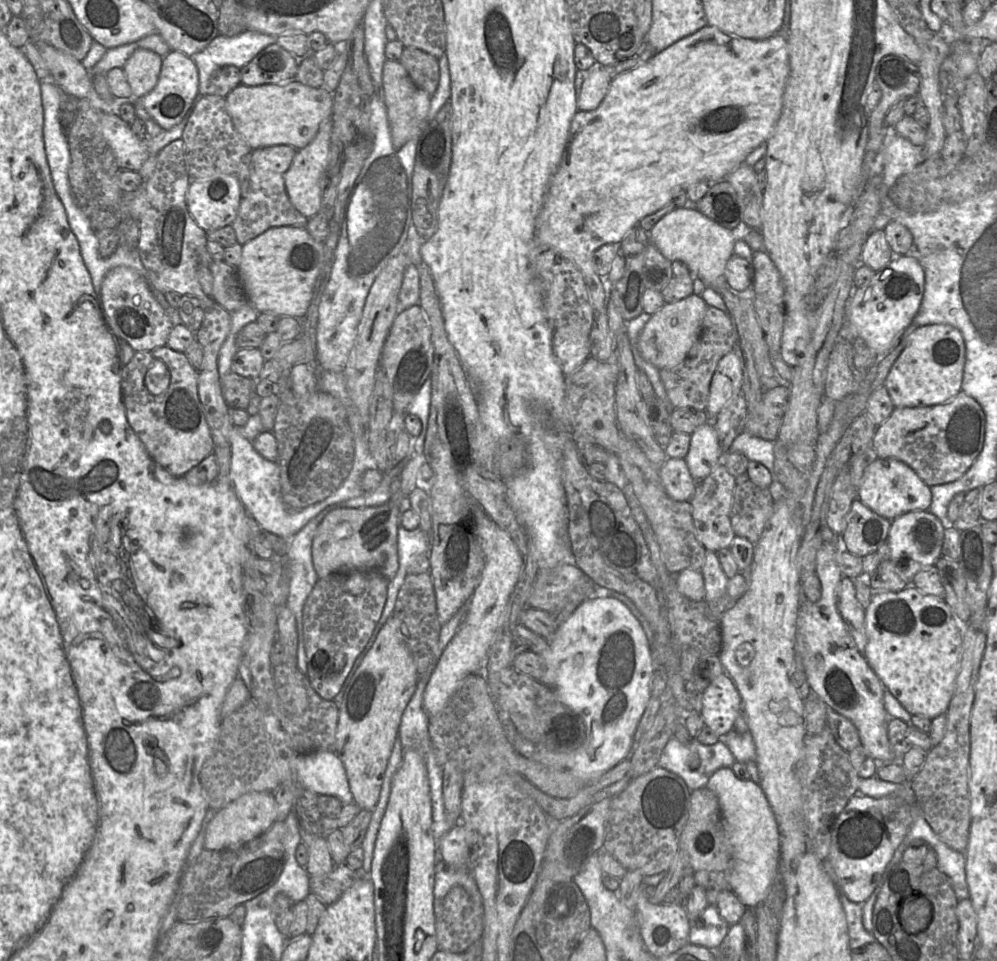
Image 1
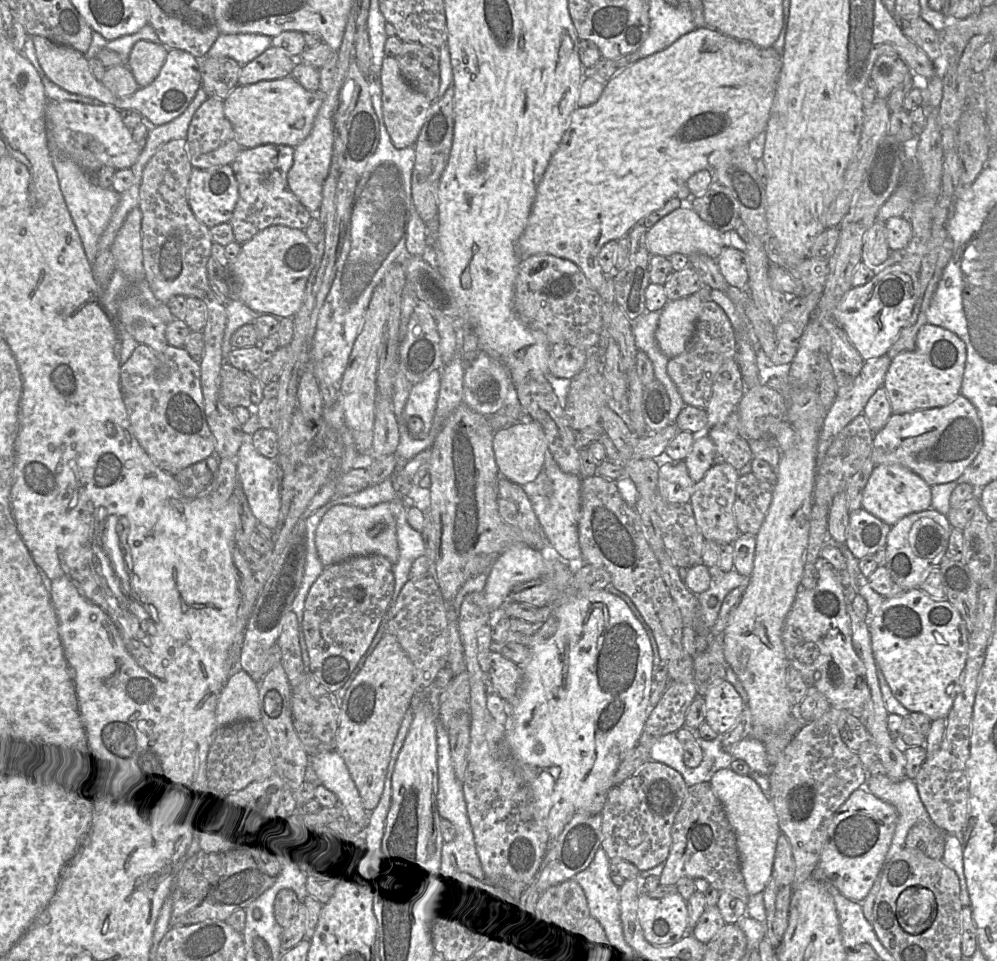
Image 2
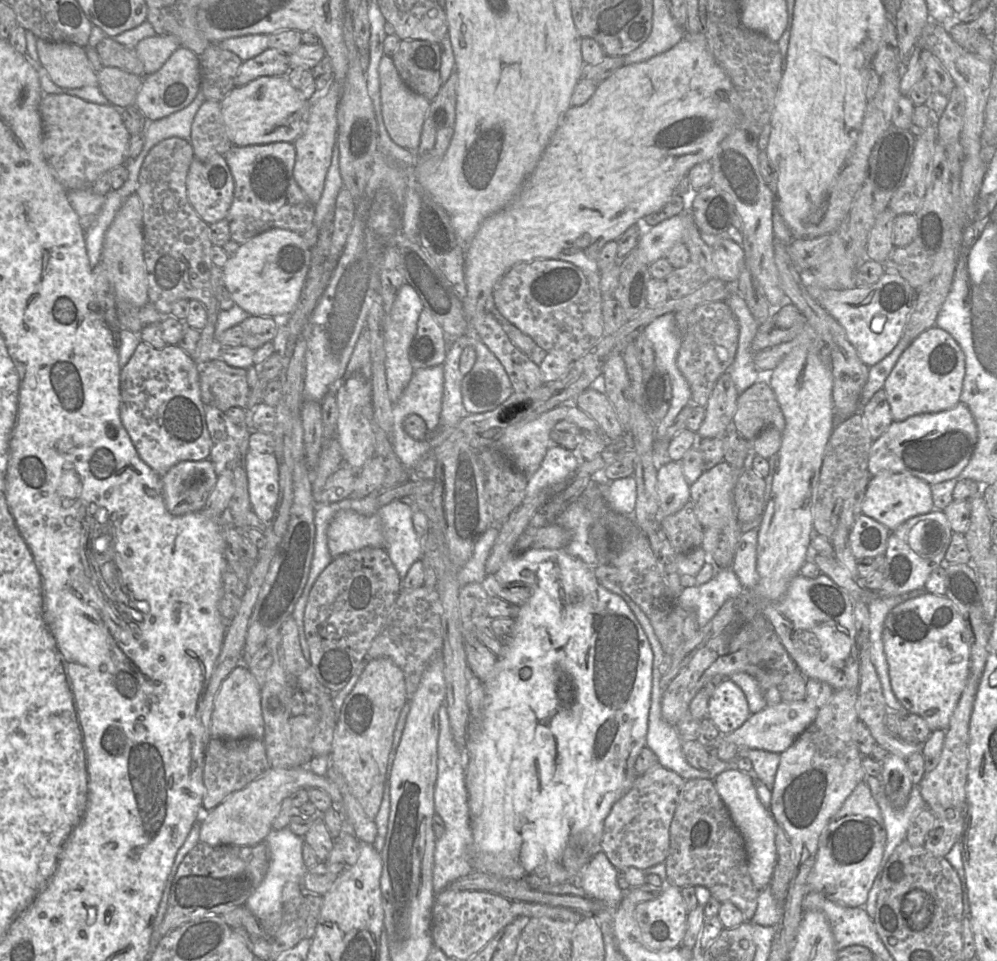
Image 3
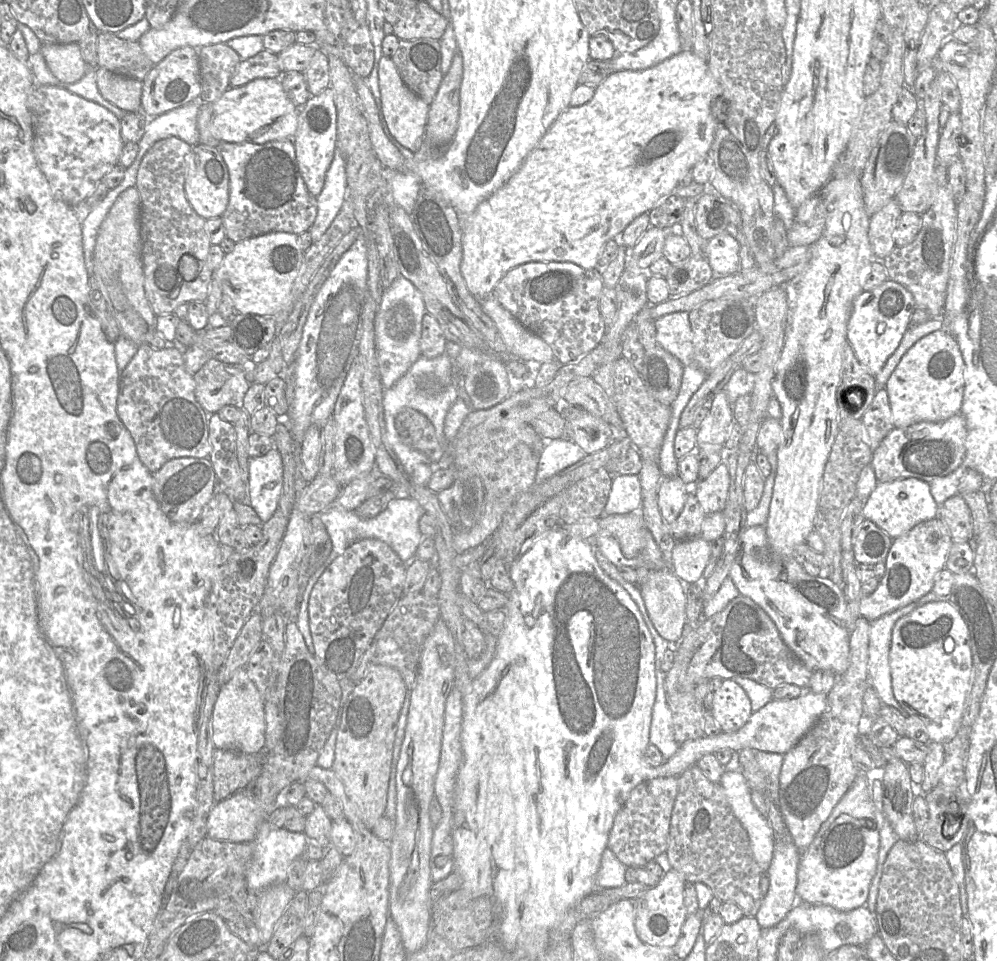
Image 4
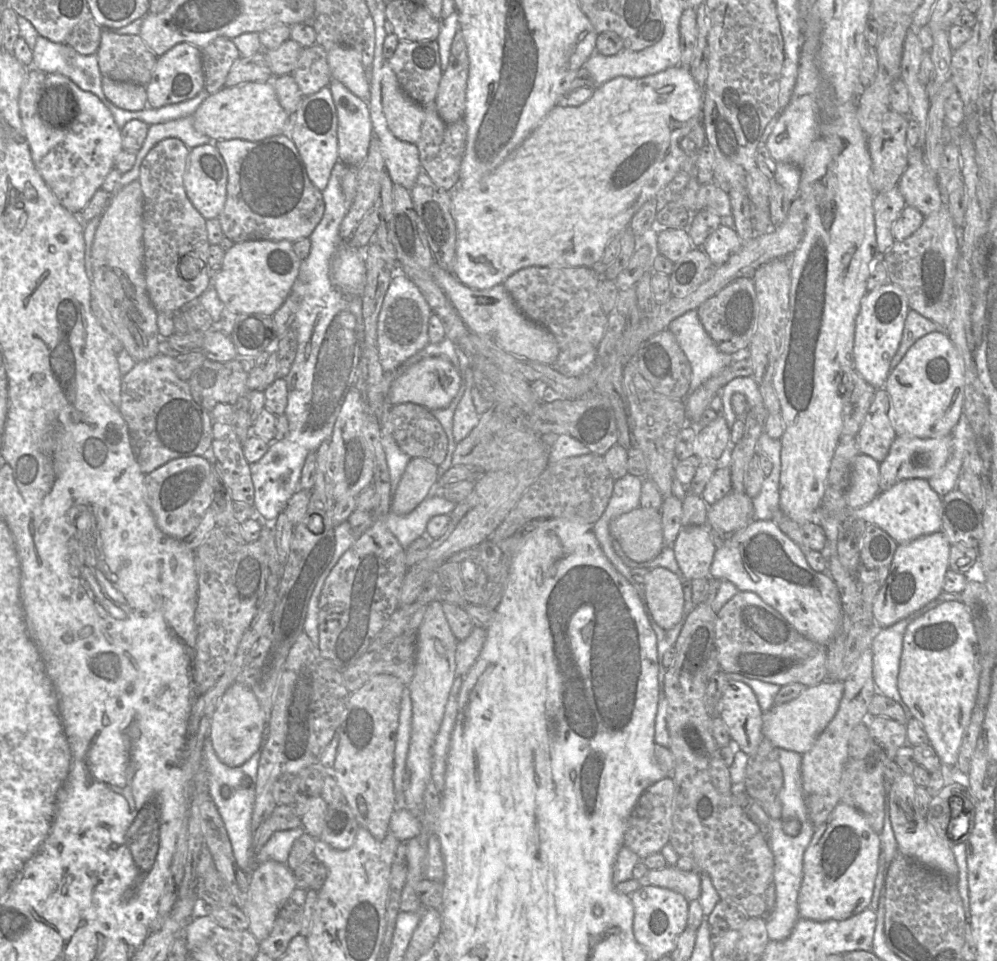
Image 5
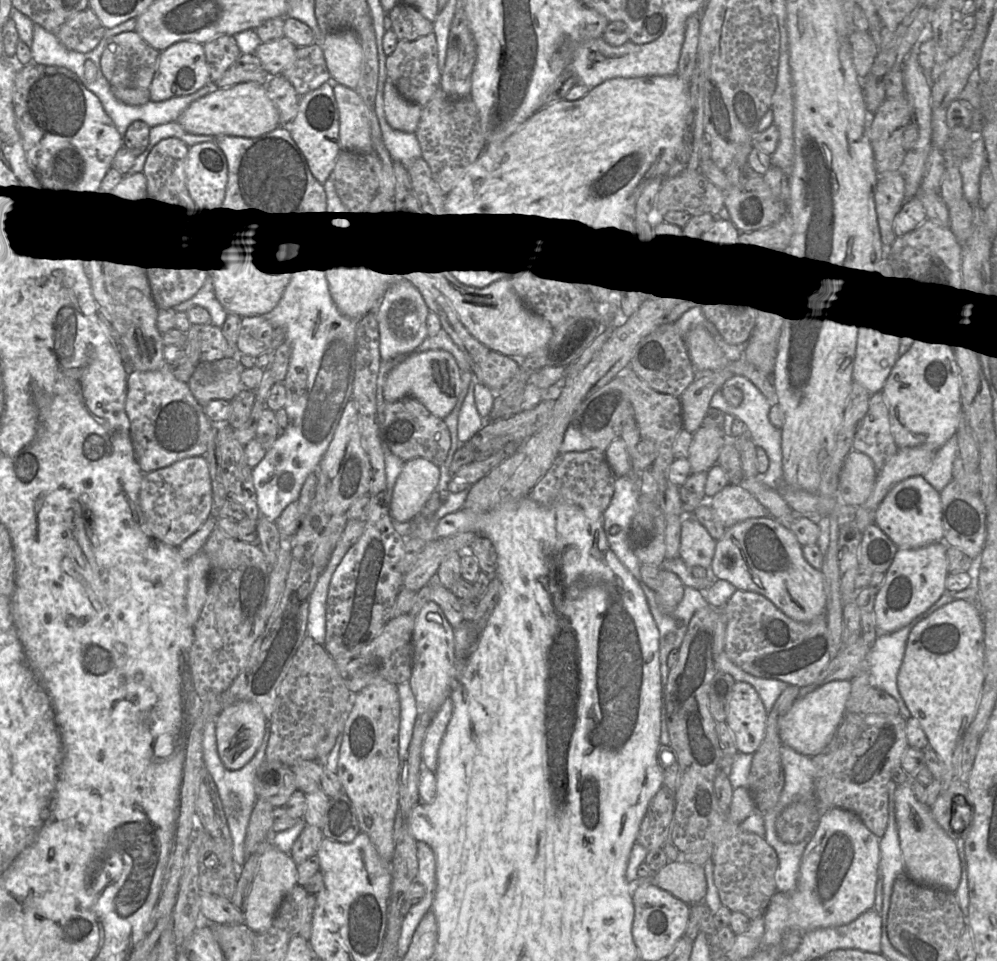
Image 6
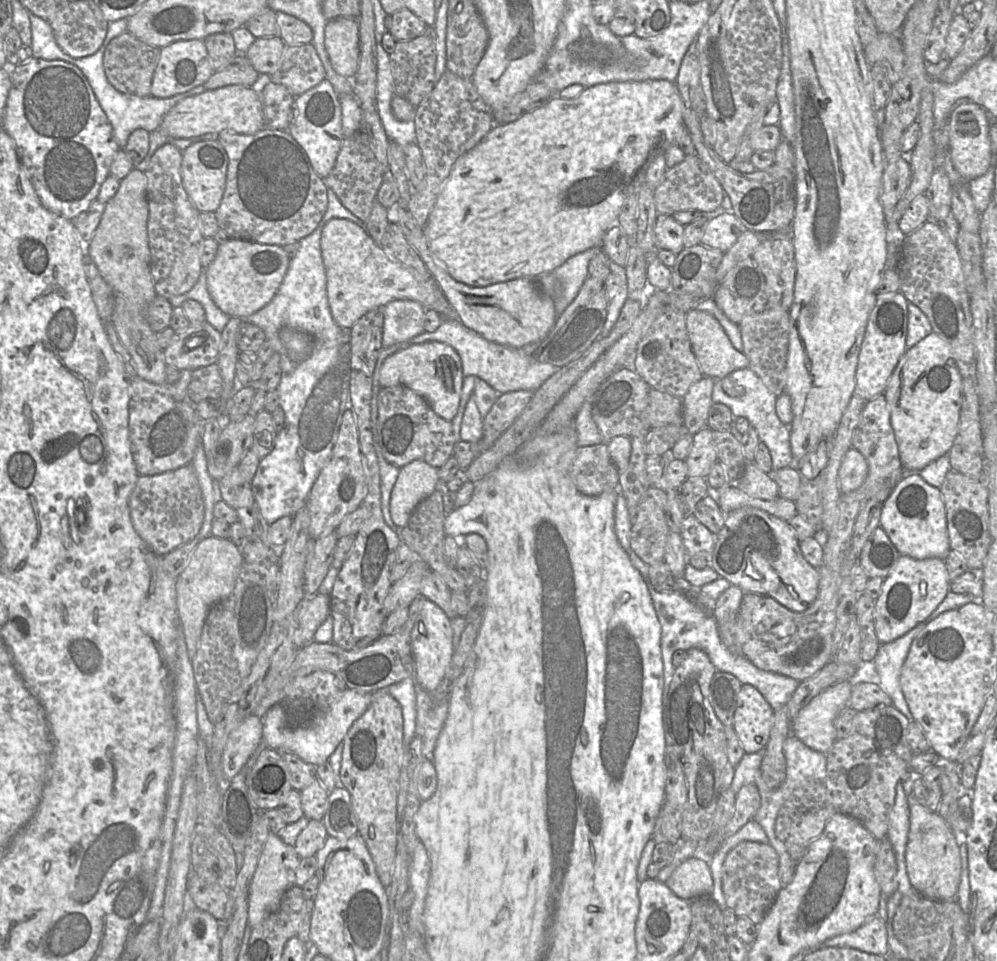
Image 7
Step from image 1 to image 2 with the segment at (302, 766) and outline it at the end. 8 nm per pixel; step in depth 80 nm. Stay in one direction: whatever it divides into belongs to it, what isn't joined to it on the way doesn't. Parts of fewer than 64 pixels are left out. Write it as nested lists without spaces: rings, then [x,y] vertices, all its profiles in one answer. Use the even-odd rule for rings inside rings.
[[[336,751],[324,752],[310,757],[309,764],[317,776],[318,783],[337,797],[348,824],[365,830],[368,826],[369,813],[363,807],[342,757]]]

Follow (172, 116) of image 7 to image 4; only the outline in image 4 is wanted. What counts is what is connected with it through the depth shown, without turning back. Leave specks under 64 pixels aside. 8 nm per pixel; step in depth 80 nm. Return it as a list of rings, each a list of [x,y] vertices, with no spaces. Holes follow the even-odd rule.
[[[257,78],[240,87],[229,87],[212,106],[211,132],[219,142],[264,144],[292,139],[297,130],[299,109],[285,93],[280,79]]]

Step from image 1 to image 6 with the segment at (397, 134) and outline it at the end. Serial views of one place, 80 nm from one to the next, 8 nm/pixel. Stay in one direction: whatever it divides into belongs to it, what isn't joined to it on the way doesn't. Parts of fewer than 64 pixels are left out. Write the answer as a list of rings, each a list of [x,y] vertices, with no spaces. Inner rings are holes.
[[[390,79],[384,85],[384,111],[388,124],[402,132],[415,133],[421,106],[406,100]]]

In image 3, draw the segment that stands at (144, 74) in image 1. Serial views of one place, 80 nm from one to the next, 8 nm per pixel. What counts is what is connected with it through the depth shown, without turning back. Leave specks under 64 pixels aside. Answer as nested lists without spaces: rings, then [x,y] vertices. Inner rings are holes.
[[[156,34],[140,40],[134,49],[146,76],[158,71],[178,47],[179,41],[175,36]]]

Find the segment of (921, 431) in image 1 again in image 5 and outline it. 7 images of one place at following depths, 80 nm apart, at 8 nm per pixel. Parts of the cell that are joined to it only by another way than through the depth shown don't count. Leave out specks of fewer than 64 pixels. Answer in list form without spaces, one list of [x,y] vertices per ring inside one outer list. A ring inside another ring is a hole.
[[[951,435],[937,438],[897,436],[886,458],[879,463],[879,492],[888,490],[896,483],[911,478],[928,480],[946,465],[952,450]]]

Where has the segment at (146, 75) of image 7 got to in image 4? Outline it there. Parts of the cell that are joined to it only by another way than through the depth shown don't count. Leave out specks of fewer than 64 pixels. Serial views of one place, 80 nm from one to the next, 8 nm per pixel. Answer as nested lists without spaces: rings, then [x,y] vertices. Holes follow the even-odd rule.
[[[99,32],[97,66],[143,81],[154,64],[144,54],[138,41],[121,39],[115,33]]]

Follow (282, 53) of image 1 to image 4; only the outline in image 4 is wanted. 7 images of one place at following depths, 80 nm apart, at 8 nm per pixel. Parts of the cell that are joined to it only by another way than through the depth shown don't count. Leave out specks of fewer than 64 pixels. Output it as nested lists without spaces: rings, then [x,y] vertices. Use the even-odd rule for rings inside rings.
[[[264,49],[253,57],[241,59],[230,79],[230,86],[240,87],[257,78],[280,79],[283,74],[278,55]]]

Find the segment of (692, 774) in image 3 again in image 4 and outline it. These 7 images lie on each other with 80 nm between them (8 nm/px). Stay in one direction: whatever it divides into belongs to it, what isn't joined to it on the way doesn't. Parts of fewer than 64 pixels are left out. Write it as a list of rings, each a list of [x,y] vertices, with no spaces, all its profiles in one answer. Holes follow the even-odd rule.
[[[656,669],[656,679],[657,690],[652,710],[650,744],[656,746],[667,761],[678,751],[680,745],[675,740],[673,717],[667,702],[666,673]]]

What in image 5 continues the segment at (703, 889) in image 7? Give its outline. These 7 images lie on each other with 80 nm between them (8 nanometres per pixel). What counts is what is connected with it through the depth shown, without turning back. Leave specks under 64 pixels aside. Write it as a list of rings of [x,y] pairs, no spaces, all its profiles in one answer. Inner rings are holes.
[[[667,865],[663,869],[648,870],[646,878],[650,885],[678,892],[689,902],[700,898],[700,872],[687,872],[675,867],[675,865]]]

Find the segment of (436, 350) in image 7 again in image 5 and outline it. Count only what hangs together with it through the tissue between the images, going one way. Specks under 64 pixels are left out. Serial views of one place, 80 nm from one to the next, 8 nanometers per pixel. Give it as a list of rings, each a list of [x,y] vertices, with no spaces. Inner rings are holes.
[[[437,357],[425,358],[411,365],[392,382],[388,400],[392,405],[411,402],[424,406],[429,411],[443,409],[456,396],[460,383],[460,372],[450,362]]]

